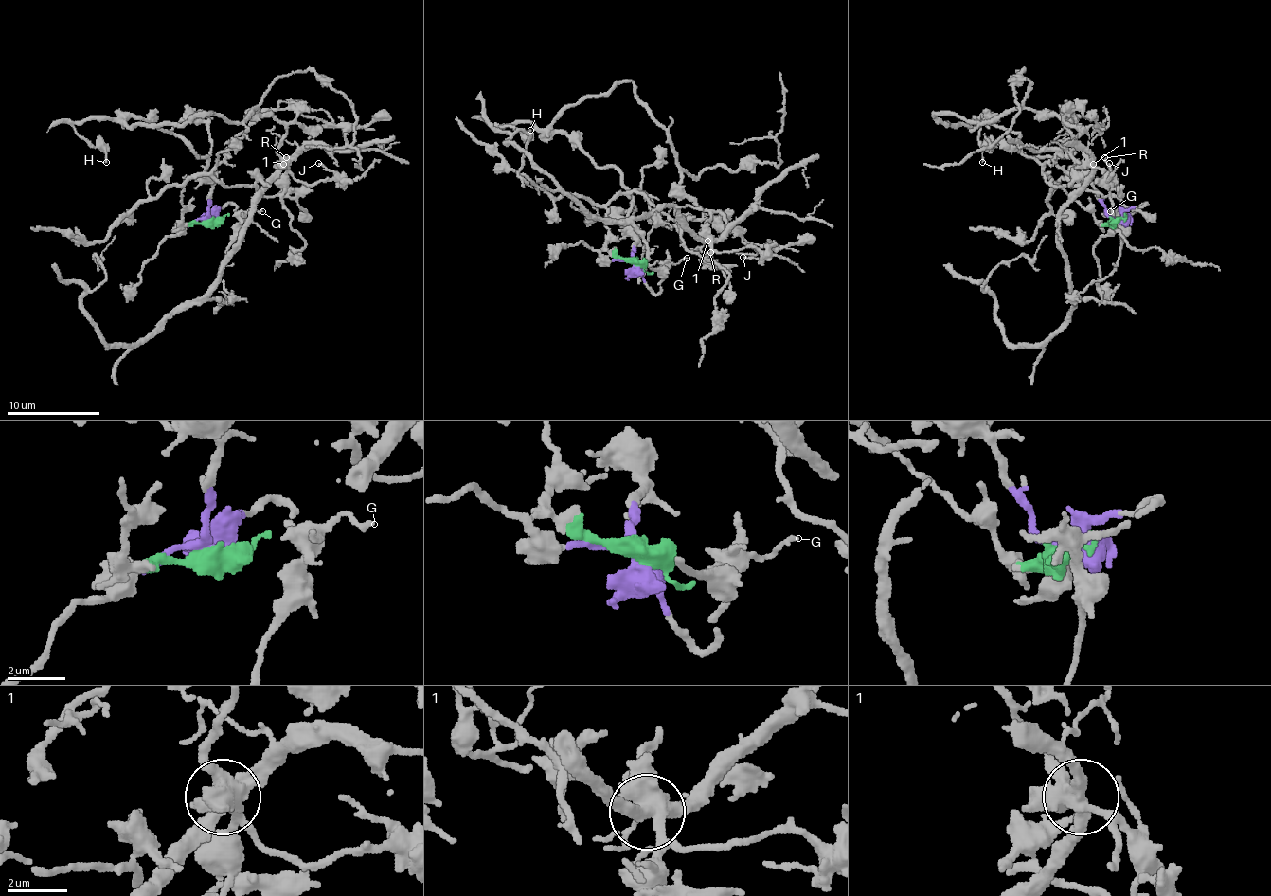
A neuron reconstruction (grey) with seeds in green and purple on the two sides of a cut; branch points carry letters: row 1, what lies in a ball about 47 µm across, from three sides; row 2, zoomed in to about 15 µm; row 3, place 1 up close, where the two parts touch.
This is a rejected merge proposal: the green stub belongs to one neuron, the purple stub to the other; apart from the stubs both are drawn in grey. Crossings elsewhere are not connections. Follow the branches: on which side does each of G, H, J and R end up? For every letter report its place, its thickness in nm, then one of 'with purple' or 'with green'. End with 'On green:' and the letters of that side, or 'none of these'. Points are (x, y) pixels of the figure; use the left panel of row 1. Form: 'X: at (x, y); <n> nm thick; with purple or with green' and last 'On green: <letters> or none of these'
G: at (262, 211); 160 nm thick; with purple
H: at (106, 162); 120 nm thick; with purple
J: at (318, 163); 140 nm thick; with purple
R: at (286, 157); 160 nm thick; with purple
On green: none of these

